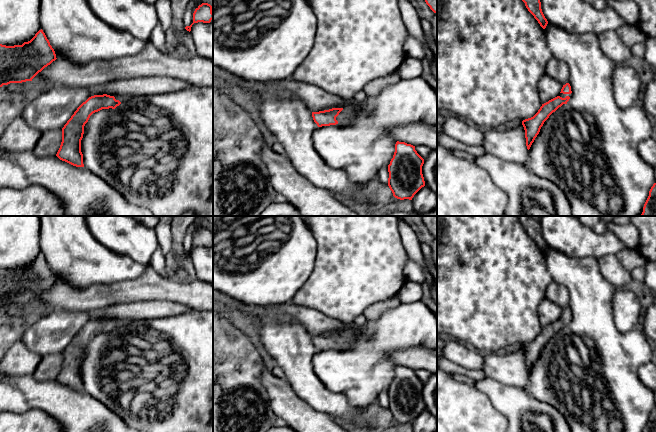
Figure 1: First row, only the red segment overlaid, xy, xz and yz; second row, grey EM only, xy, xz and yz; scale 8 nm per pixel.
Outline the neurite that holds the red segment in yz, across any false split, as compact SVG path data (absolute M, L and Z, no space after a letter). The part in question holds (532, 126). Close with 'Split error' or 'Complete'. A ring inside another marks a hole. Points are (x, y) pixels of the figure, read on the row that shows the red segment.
M566 83L565 85L563 85L560 94L557 97L542 104L538 112L533 117L522 121L522 125L525 130L526 146L528 150L539 134L544 122L559 107L561 107L563 104L567 104L570 99L571 93L572 91L570 84Z. Split error

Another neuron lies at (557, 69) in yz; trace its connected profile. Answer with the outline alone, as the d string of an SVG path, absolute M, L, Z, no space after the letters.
M551 57L547 63L546 74L562 85L569 82L569 69L567 64L554 57Z

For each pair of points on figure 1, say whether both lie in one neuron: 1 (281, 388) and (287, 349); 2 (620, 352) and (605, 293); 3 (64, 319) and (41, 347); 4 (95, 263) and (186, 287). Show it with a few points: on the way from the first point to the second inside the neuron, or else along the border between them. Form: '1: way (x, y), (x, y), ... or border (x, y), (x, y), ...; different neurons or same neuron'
1: border (285, 379), (300, 397); different neurons
2: way (605, 337), (603, 335), (603, 308); same neuron
3: way (57, 326), (43, 340); same neuron
4: border (146, 266), (139, 276), (117, 281); different neurons

